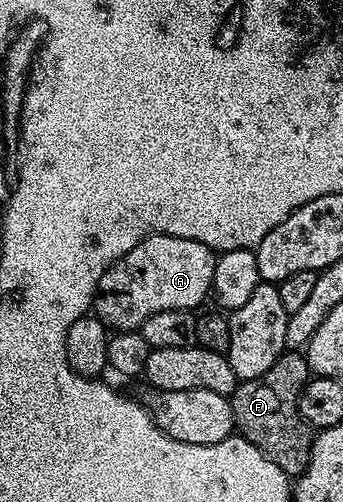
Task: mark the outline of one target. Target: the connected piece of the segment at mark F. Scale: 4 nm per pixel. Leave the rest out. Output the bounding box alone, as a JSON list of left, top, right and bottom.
[230,351,312,479]

